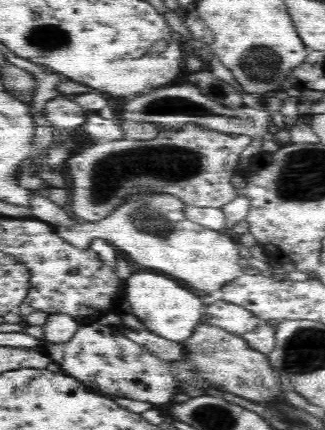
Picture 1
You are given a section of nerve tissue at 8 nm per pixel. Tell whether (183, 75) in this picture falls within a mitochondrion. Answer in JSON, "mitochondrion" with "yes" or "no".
{"mitochondrion":"no"}

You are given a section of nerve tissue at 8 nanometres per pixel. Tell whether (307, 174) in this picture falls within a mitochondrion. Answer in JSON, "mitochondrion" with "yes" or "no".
{"mitochondrion":"yes"}

